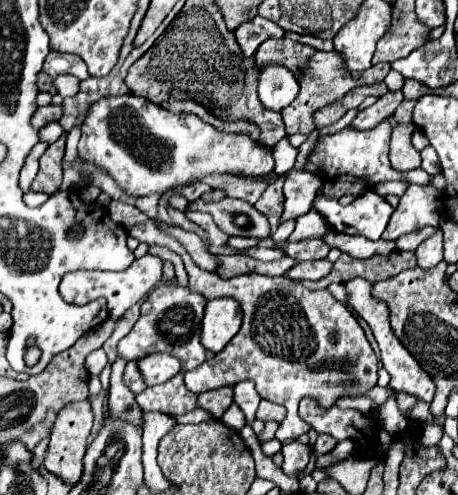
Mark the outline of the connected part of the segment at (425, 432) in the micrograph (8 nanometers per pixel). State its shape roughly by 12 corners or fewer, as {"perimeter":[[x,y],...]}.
{"perimeter":[[426,424],[420,432],[422,446],[434,446],[442,438],[442,426]]}

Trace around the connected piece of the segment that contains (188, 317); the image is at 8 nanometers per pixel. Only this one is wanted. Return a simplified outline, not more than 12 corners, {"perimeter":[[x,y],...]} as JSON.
{"perimeter":[[160,282],[118,344],[126,360],[166,352],[186,370],[206,360],[206,298]]}

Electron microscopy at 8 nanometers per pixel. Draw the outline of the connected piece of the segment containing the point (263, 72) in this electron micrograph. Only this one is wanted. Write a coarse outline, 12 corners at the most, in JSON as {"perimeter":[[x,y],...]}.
{"perimeter":[[286,66],[258,70],[258,96],[278,112],[298,96]]}

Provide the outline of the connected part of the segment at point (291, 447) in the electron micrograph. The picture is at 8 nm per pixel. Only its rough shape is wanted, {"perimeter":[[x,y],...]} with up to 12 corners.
{"perimeter":[[310,444],[282,446],[284,474],[294,476],[310,462]]}

